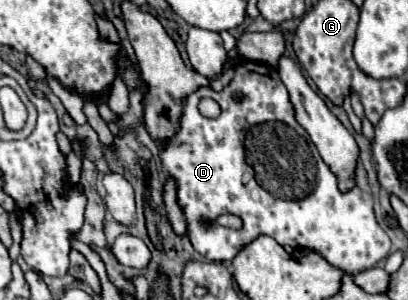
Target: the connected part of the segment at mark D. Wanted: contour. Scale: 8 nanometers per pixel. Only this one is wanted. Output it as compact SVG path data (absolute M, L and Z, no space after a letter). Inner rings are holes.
M242 59L242 63L234 67L234 77L230 85L226 85L222 91L214 91L212 87L204 85L188 95L184 99L180 115L180 129L176 131L176 135L172 135L172 139L164 139L164 143L158 143L158 151L166 175L176 183L176 201L188 223L190 243L208 261L230 261L246 243L250 243L258 235L270 235L284 247L308 247L328 259L328 263L340 267L344 273L350 275L370 269L378 261L388 257L390 237L384 233L374 217L372 195L364 193L360 187L340 191L336 175L322 161L314 143L308 139L308 133L296 123L288 91L280 81L276 69L270 69L264 63ZM202 97L210 97L220 105L222 111L216 119L200 115L198 103ZM254 125L256 155L254 159L248 159L244 139ZM226 213L240 217L244 223L242 229L230 229L214 223L220 215ZM200 217L208 219L210 227L204 227L200 223Z

